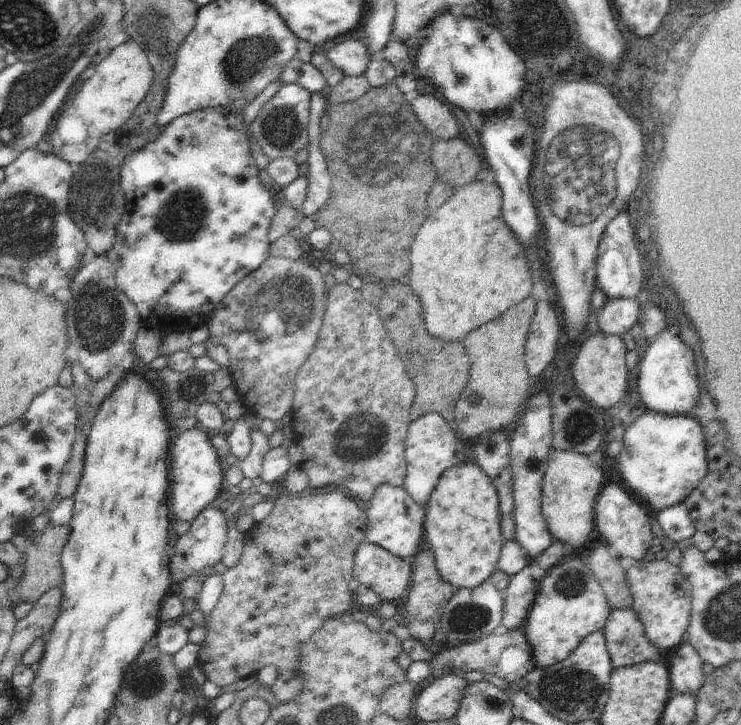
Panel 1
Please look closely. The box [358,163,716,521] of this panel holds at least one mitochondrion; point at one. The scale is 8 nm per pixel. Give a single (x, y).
(575, 424)

